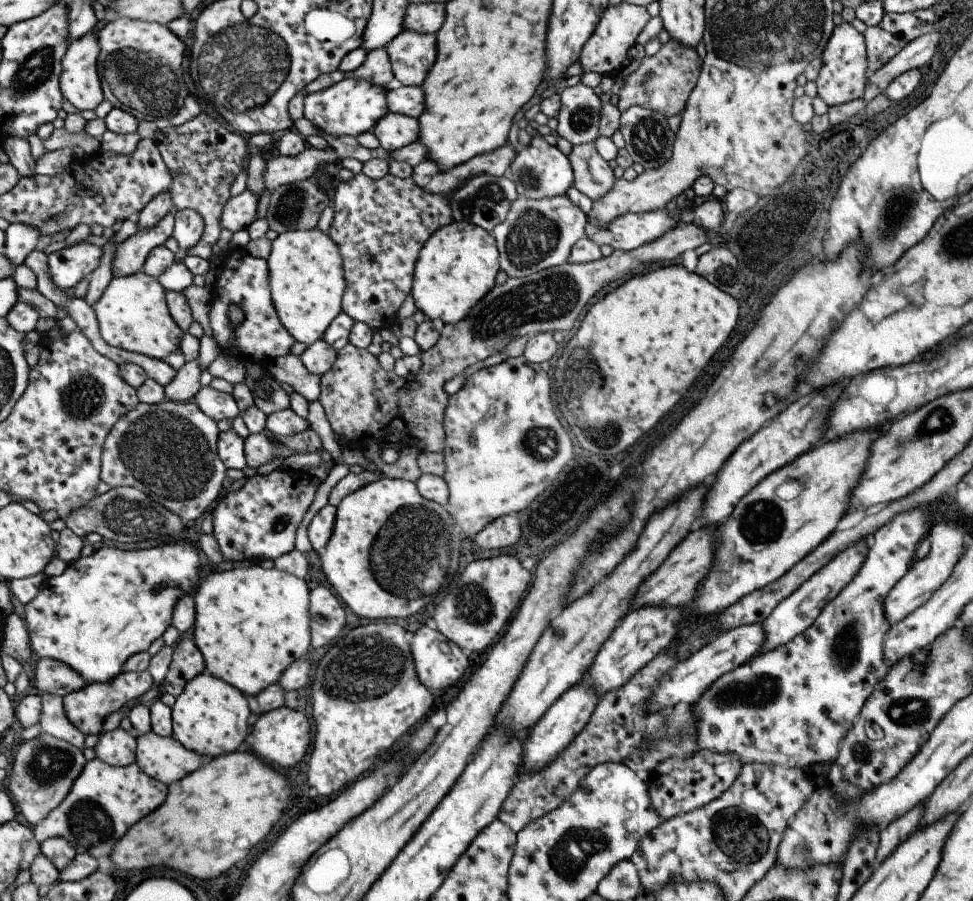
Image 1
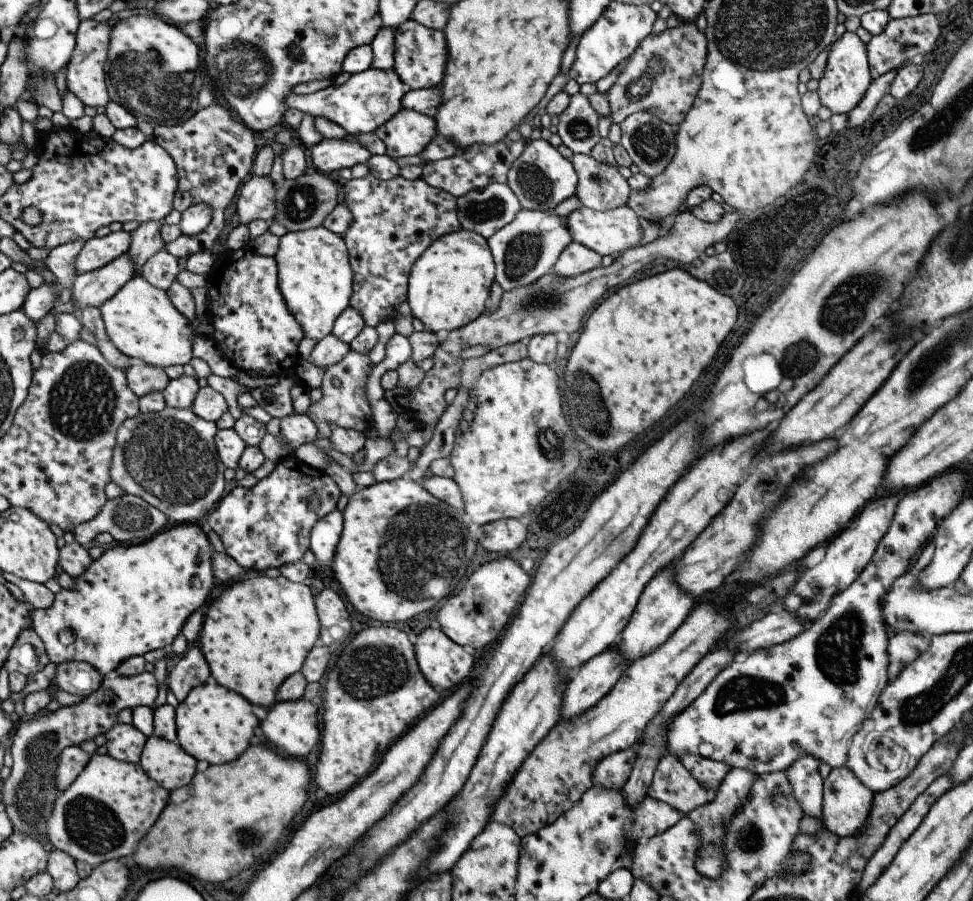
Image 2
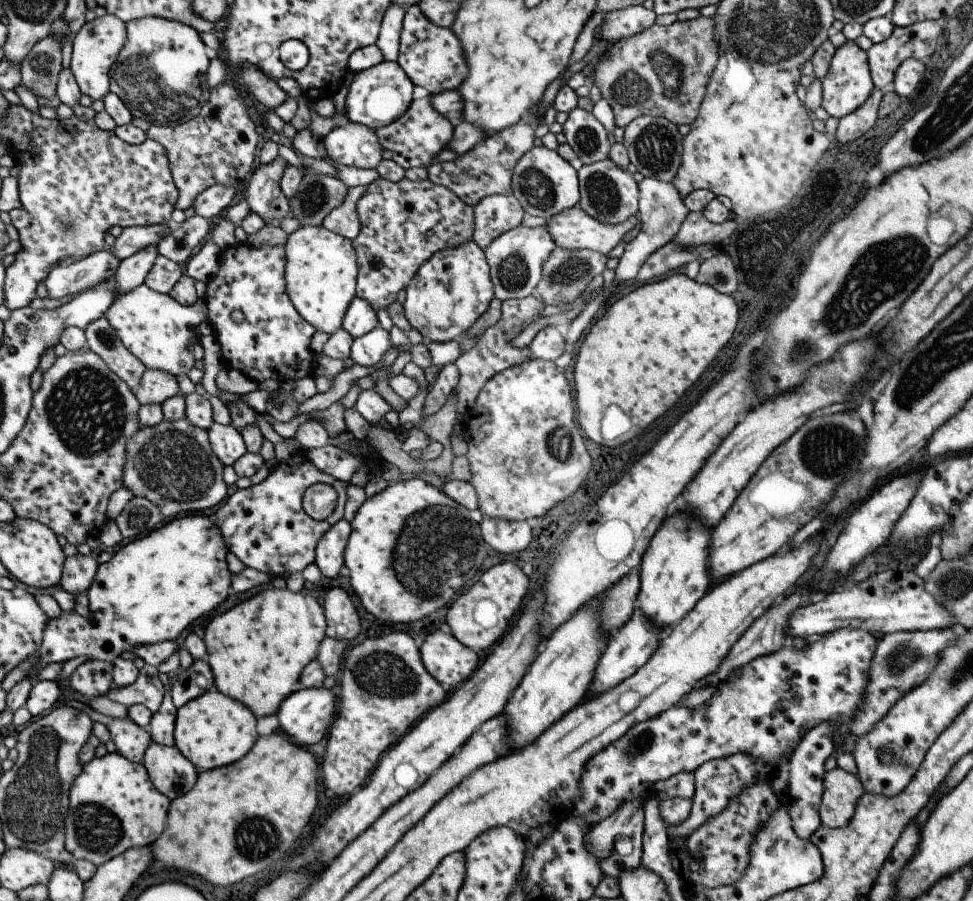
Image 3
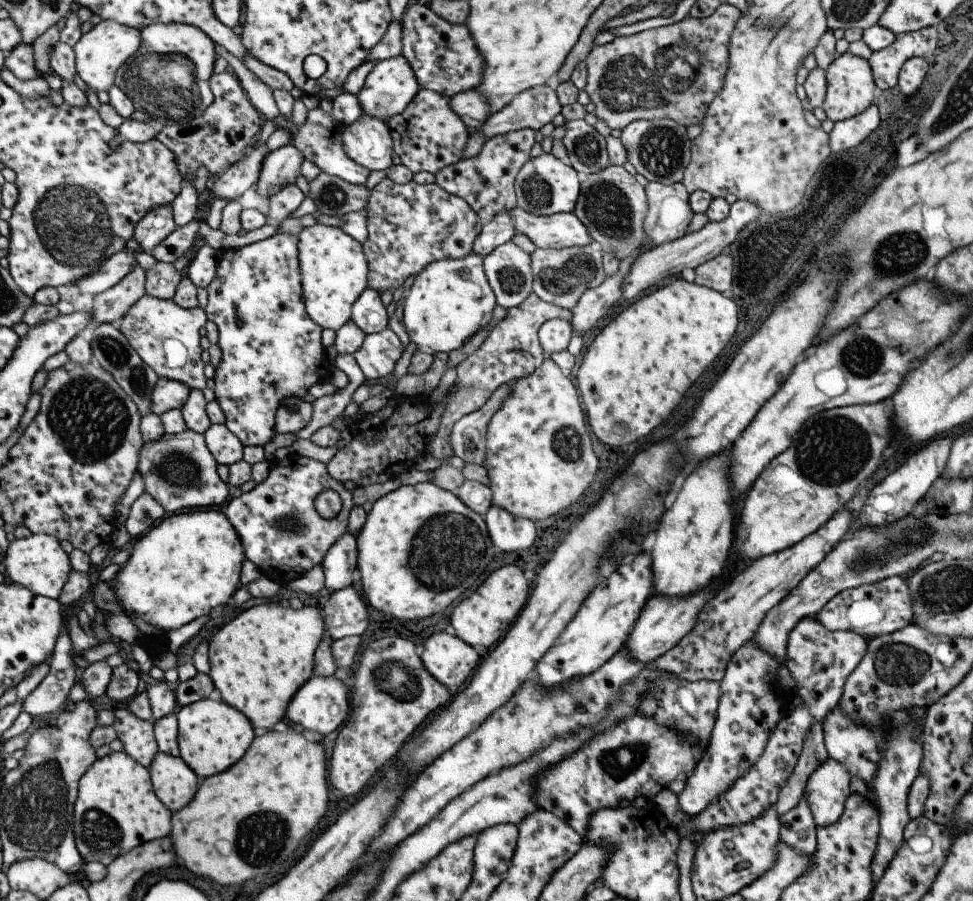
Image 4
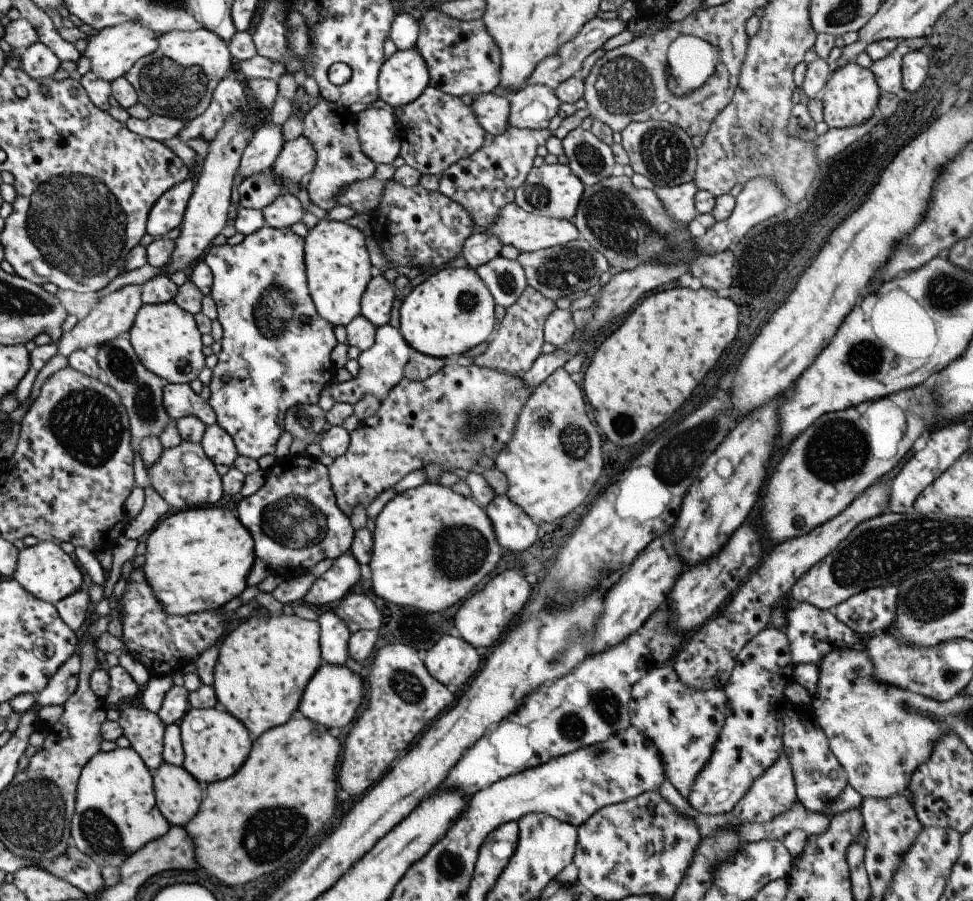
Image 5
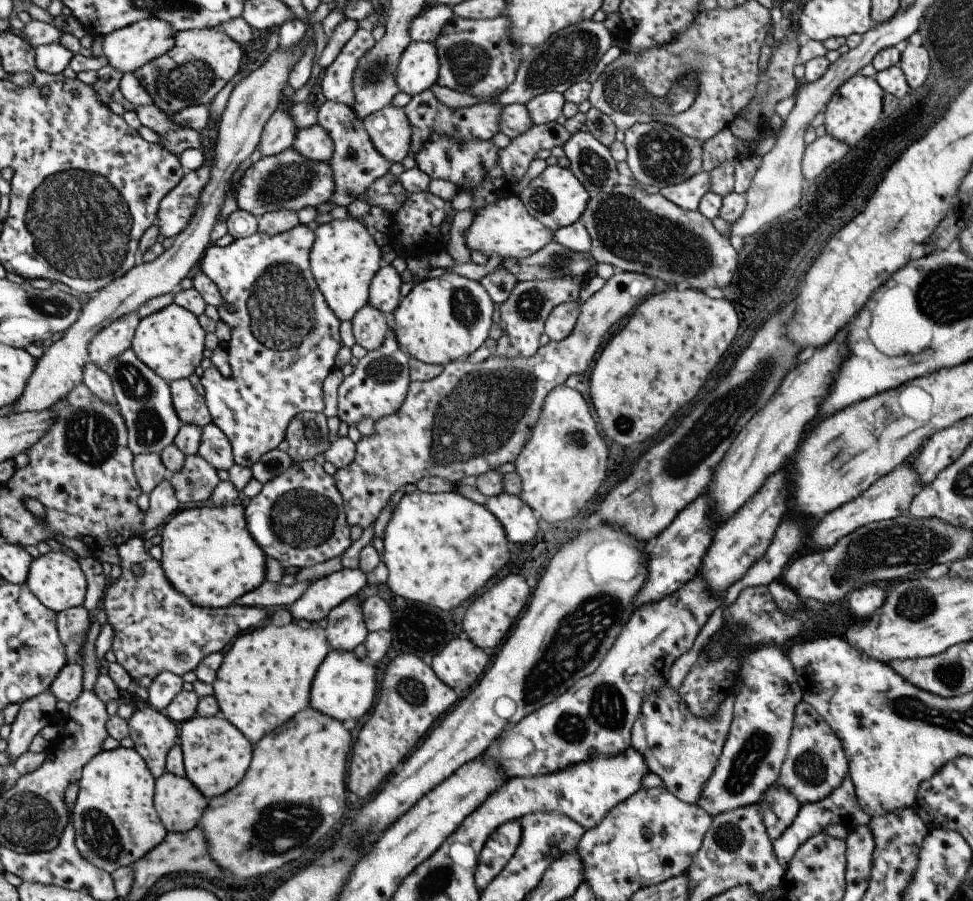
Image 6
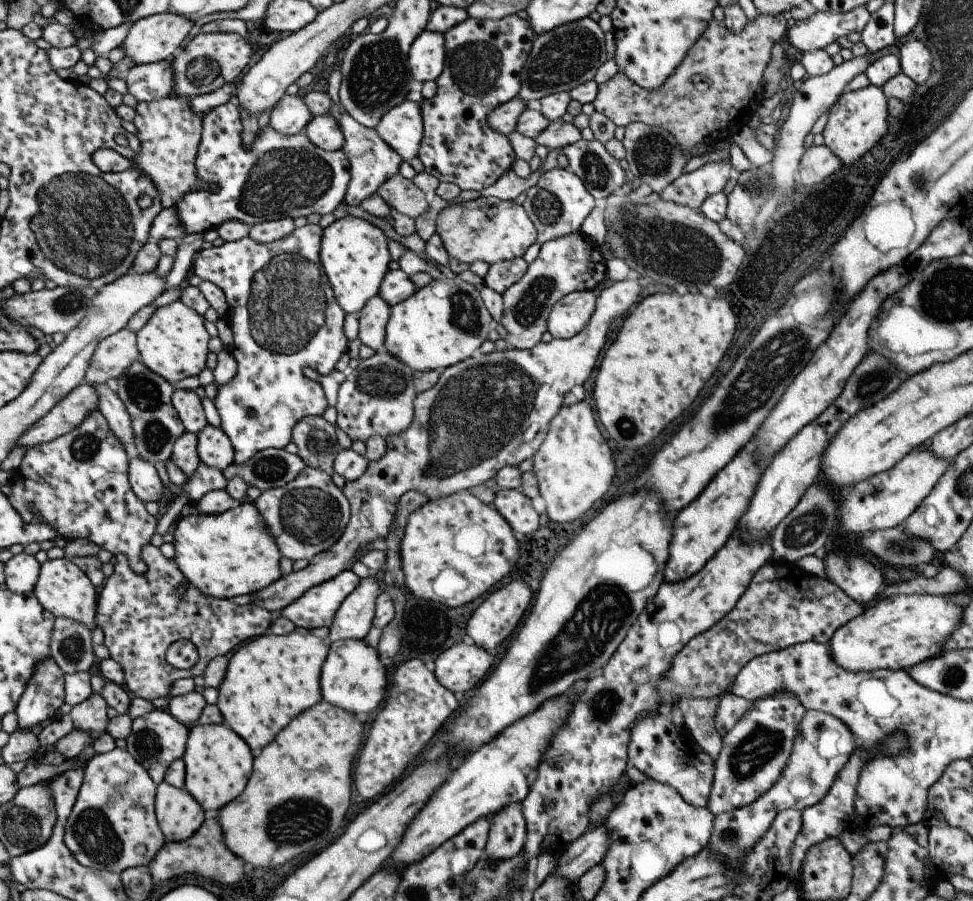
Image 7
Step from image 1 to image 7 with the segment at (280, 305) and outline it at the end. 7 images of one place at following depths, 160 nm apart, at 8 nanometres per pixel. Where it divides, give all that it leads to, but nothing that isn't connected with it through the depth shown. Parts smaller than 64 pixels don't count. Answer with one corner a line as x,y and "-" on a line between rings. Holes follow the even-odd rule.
352,215
335,219
322,229
319,249
321,266
335,300
345,314
357,315
365,302
378,294
380,282
389,270
388,265
391,261
387,252
388,242
389,239
381,229

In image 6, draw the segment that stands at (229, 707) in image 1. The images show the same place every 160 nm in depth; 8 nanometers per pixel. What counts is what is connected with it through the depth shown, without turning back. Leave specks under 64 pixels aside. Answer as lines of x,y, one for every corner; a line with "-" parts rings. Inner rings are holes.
198,716
178,724
178,746
182,751
184,778
206,799
219,797
234,788
249,766
251,743
224,717

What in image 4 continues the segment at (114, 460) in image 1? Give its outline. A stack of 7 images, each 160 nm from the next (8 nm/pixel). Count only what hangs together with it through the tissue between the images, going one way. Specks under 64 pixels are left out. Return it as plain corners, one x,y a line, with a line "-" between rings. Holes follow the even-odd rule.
185,428
183,432
174,435
168,435
167,433
164,432
158,441
146,442
146,443
142,442
141,448
139,449
138,452
138,463
136,466
136,473
140,474
143,478
144,491
147,494
150,494
155,499
155,502
158,502
163,507
163,510
167,513
167,515
172,515
177,514
183,510
194,510
205,508
220,509
221,504
223,504
225,498
227,498
227,492
229,492
229,488
226,487
227,482
221,481
221,479
219,479
219,476
215,471
215,468
217,468
216,460
213,458
213,456
210,456
210,452
207,450
207,447
205,446
203,435
200,435
199,433
193,432
192,430

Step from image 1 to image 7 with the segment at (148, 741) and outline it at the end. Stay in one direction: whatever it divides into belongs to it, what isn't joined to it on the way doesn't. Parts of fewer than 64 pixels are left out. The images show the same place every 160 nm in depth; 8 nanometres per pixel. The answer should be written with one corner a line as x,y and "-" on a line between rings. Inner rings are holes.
165,781
156,784
154,811
165,843
187,840
204,821
199,803
184,788
169,786

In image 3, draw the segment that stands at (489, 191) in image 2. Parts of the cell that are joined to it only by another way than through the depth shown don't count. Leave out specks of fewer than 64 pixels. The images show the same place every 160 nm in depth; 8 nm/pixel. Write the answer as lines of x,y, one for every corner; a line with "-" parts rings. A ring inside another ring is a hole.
512,194
483,197
471,208
474,218
472,241
481,250
500,234
519,226
525,216

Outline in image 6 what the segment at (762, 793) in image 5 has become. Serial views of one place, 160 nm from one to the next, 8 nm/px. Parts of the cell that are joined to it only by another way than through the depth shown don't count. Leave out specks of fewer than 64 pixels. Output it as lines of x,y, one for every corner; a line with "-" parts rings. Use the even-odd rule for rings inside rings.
779,782
771,784
759,800
759,816
770,841
779,838
795,819
800,808
797,798
789,794

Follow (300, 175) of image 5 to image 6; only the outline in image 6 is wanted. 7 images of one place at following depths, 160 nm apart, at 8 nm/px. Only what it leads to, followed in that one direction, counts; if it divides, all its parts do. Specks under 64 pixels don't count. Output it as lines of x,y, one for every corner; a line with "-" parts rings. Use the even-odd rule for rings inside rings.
317,125
299,129
294,135
291,148
313,162
327,163
333,154
333,144
327,132

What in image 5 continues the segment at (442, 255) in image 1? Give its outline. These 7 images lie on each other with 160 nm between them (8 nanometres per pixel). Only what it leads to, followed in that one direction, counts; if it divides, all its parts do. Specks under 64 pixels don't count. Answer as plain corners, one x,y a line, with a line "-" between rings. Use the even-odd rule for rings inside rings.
467,266
442,269
416,280
409,294
404,294
398,310
398,331
411,350
438,359
450,355
457,357
491,337
497,323
493,315
494,304
491,293
474,269

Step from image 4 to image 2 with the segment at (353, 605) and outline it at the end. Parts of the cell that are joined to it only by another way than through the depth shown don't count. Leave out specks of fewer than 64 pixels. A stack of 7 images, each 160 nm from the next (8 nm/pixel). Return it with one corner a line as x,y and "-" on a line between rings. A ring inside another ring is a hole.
323,589
314,598
314,605
319,619
317,643
331,646
345,641
351,634
351,621
341,596
331,589

